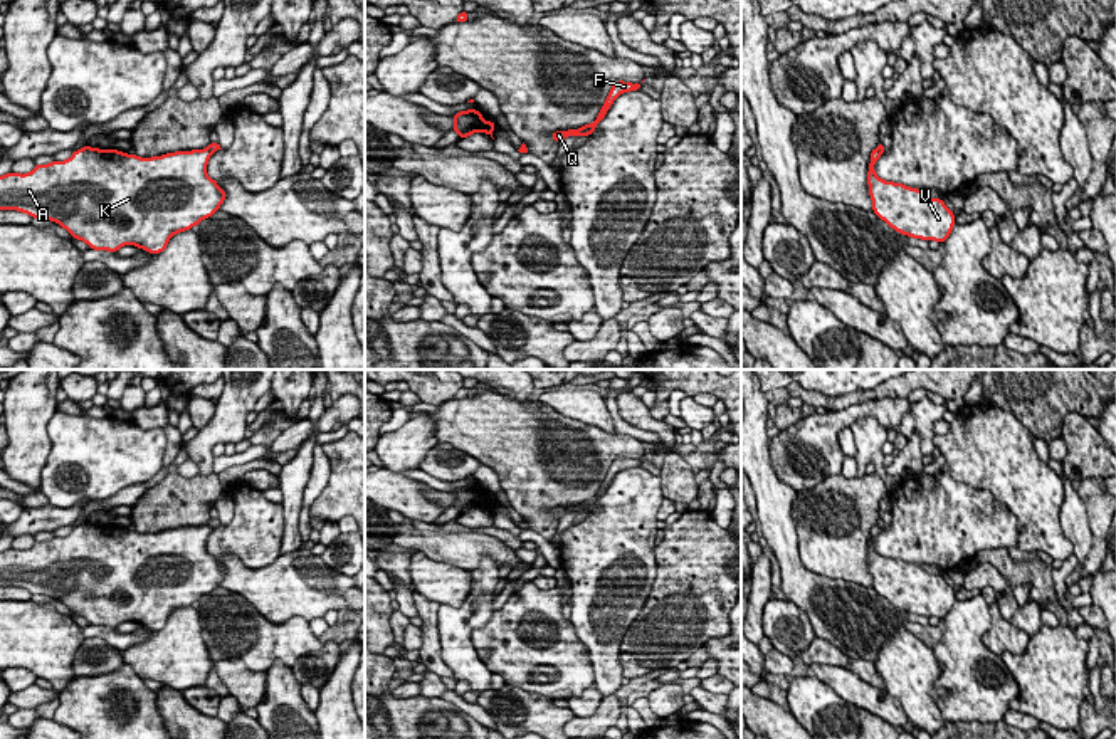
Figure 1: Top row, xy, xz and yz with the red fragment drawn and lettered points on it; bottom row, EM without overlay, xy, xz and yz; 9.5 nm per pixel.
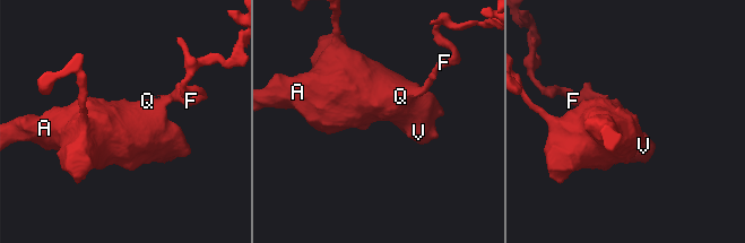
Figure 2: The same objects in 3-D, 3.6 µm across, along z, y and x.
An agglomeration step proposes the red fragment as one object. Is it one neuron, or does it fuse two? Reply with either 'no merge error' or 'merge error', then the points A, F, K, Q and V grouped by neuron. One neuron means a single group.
merge error; groups A K Q V / F

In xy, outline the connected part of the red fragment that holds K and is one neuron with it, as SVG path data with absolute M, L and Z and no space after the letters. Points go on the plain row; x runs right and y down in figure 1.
M84 522L66 537L0 553L0 586L47 595L94 626L136 621L161 630L170 615L218 588L227 569L207 551L213 527L141 534Z

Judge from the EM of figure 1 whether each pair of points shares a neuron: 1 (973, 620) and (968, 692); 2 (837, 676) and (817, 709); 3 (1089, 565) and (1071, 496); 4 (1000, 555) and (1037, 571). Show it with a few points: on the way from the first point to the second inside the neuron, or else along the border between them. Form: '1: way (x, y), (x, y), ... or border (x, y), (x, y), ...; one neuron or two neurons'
1: way (968, 639), (968, 674); one neuron
2: border (805, 674), (815, 676), (858, 706); two neurons
3: border (1086, 514), (1091, 551), (1081, 565), (1079, 576); two neurons
4: way (1009, 563), (1017, 571), (1029, 571); one neuron

